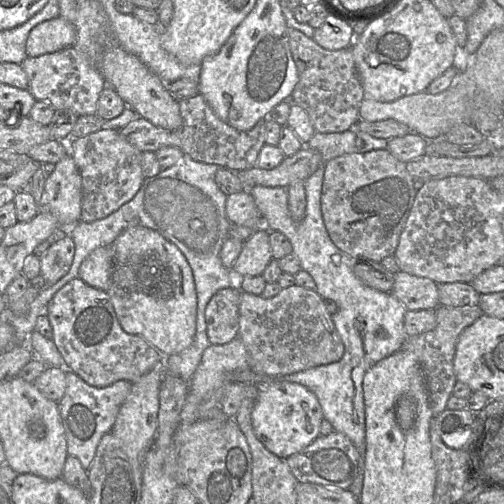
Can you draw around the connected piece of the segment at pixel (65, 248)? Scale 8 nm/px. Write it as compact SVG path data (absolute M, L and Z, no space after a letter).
M68 233L62 240L51 245L40 259L40 276L48 286L55 284L69 271L74 259L75 245Z

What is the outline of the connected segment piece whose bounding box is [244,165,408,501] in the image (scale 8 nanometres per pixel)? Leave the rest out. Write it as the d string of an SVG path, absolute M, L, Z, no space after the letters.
M322 165L305 181L305 193L306 193L307 204L306 204L305 217L300 222L294 221L290 216L289 209L288 209L288 188L287 187L255 186L251 189L244 189L244 190L247 190L252 194L252 196L255 200L256 206L258 207L258 209L262 215L263 226L268 231L281 232L289 239L289 241L293 247L293 253L298 257L298 259L300 261L301 269L308 272L312 276L313 280L315 281L317 293L324 300L333 300L337 304L338 310L333 315L331 315L331 317L332 317L334 325L337 329L337 332L338 332L339 336L341 337L341 339L344 343L343 356L338 361L335 361L335 362L332 362L332 363L329 363L326 365L315 366L315 367L300 371L300 372L293 373L293 374L288 374L285 376L276 376L274 378L268 378L268 379L269 380L271 380L271 379L283 379L283 380L286 380L289 382L301 384L301 385L305 386L306 388L308 388L309 390L311 390L318 398L318 401L321 405L323 417L331 423L333 430L336 432L340 432L340 433L344 434L345 436L347 436L350 439L350 441L354 444L354 446L358 449L358 451L361 454L360 461L359 461L359 471L358 471L354 481L349 486L348 490L350 490L353 493L353 495L358 498L358 501L359 501L359 498L360 498L361 492L362 492L362 487L363 487L365 446L366 446L366 441L365 441L365 404L364 404L364 395L363 395L363 379L364 379L365 373L374 364L376 364L378 361L390 356L394 352L398 351L401 348L401 345L403 344L404 340L408 337L408 335L406 334L405 329L404 329L404 316L405 316L407 309L390 292L381 292L379 290L373 289L373 288L368 287L365 284L363 284L356 277L356 275L354 274L354 271L353 271L353 268L357 262L357 259L350 256L349 254L343 252L342 250L340 250L332 242L332 240L329 237L329 234L327 232L327 229L325 227L323 216L322 216L322 210L321 210L321 198L322 198L322 186L323 186L324 173L325 173L325 165Z

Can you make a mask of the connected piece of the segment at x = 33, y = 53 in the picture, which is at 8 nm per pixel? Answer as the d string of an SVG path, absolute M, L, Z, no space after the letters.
M57 16L35 26L26 41L27 57L37 57L72 47L76 42L75 27Z

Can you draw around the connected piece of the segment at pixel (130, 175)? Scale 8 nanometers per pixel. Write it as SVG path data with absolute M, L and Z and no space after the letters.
M100 129L95 133L68 140L66 143L82 179L81 221L93 222L103 219L136 195L145 179L141 165L142 152L130 144L120 130Z

